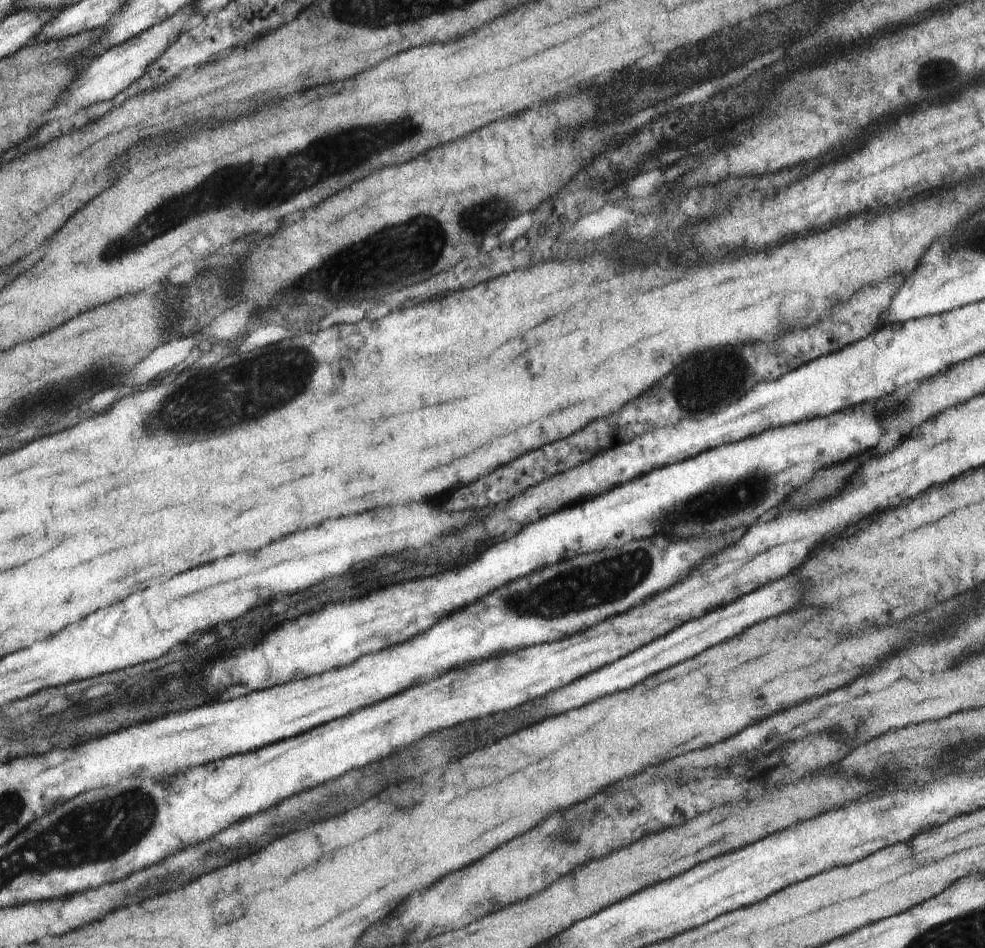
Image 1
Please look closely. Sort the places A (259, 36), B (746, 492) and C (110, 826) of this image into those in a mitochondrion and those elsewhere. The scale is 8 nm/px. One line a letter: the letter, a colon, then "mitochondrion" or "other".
A: other
B: mitochondrion
C: mitochondrion

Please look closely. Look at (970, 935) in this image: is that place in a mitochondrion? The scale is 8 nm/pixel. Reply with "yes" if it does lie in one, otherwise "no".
yes

